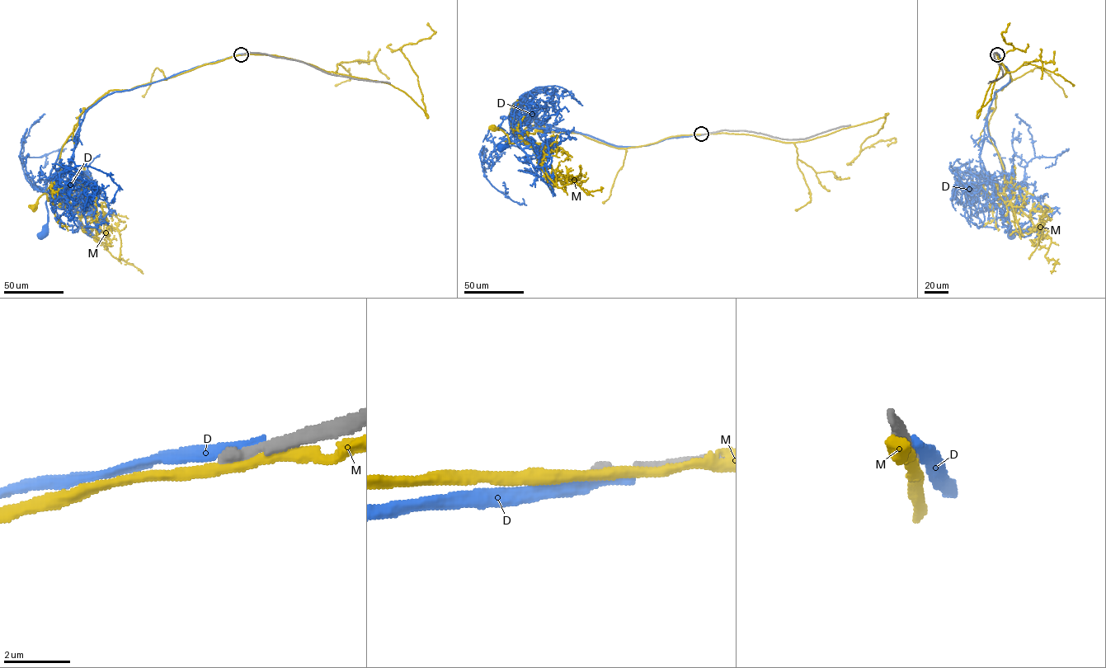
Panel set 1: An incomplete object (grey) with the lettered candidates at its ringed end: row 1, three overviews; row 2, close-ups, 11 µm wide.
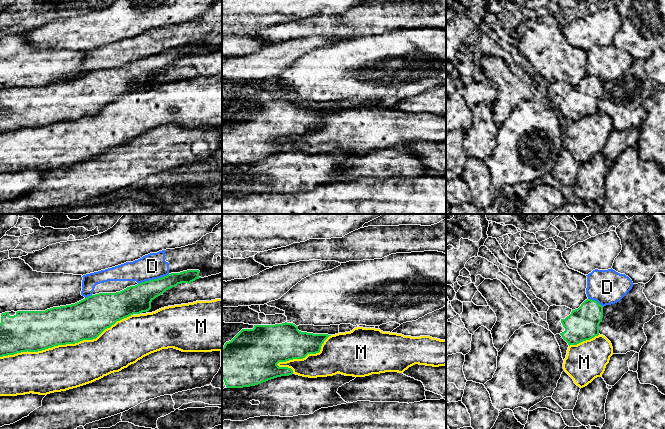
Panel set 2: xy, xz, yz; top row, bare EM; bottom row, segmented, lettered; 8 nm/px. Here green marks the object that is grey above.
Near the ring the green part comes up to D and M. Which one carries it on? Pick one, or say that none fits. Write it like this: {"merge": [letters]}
{"merge": []}

